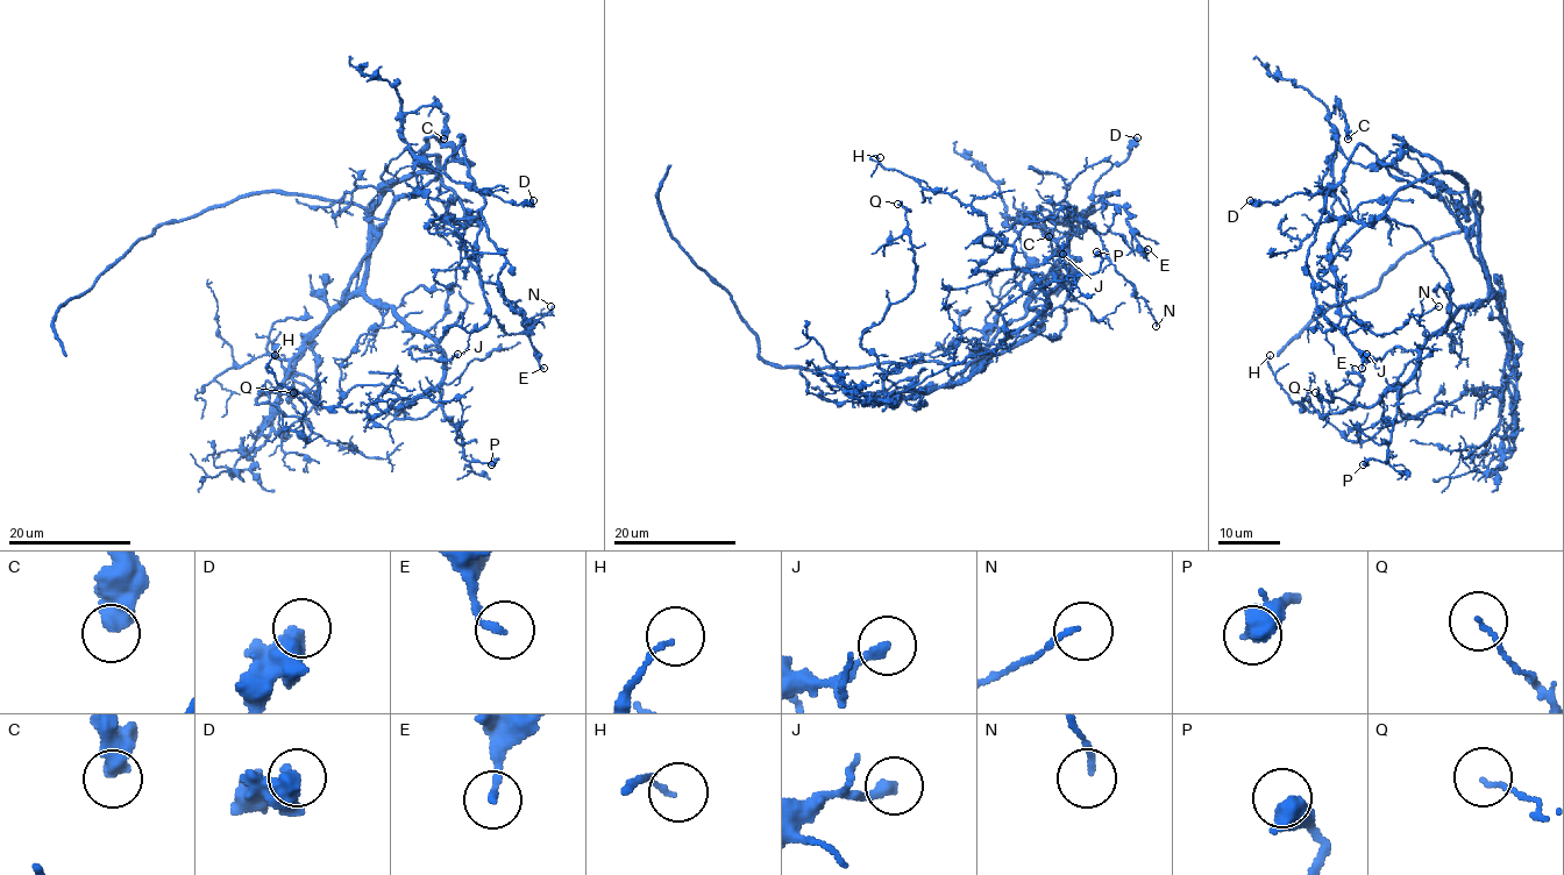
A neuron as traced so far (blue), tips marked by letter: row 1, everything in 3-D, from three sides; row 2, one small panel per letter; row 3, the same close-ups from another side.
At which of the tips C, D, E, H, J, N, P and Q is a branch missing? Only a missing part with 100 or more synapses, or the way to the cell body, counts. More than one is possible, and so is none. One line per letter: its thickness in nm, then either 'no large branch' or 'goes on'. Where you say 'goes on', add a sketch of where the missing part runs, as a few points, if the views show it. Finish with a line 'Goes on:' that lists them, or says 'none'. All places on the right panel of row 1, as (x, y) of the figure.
C: calibre 550 nm; no large branch
D: calibre 550 nm; no large branch
E: calibre 180 nm; no large branch
H: calibre 100 nm; no large branch
J: calibre 280 nm; no large branch
N: calibre 130 nm; no large branch
P: calibre 600 nm; no large branch
Q: calibre 100 nm; no large branch
Goes on: none

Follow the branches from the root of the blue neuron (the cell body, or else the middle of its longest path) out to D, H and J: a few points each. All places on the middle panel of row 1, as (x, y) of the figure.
D: (973, 368), (994, 338), (1024, 315), (1093, 204), (1094, 184), (1128, 156), (1137, 137)
H: (973, 368), (969, 376), (1049, 305), (1049, 296), (1012, 263), (1015, 249), (983, 215), (872, 159), (880, 157)
J: (973, 368), (969, 376), (1003, 340), (1044, 308), (1040, 299), (1022, 290), (1015, 275), (1063, 254)

